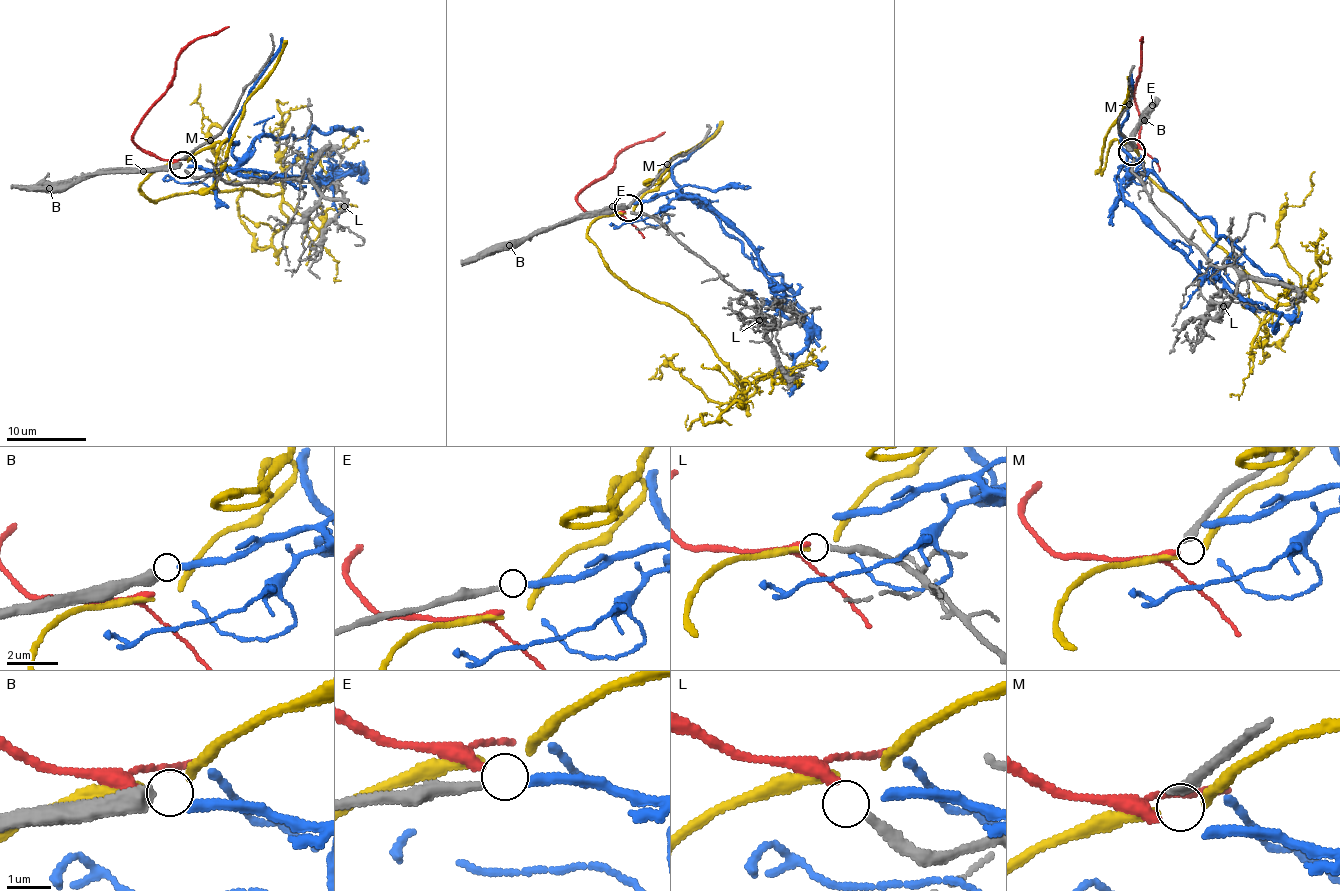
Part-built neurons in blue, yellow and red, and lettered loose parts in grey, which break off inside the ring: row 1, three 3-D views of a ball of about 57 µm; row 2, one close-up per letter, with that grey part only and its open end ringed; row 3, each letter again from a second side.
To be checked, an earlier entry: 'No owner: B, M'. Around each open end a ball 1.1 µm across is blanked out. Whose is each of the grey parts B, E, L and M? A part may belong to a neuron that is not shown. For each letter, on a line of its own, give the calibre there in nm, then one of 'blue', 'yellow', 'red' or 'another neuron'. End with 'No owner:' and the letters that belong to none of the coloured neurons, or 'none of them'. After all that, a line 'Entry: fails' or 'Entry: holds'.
B: calibre 420 nm; another neuron
E: calibre 240 nm; blue
L: calibre 220 nm; red
M: calibre 280 nm; another neuron
No owner: B, M
Entry: holds

